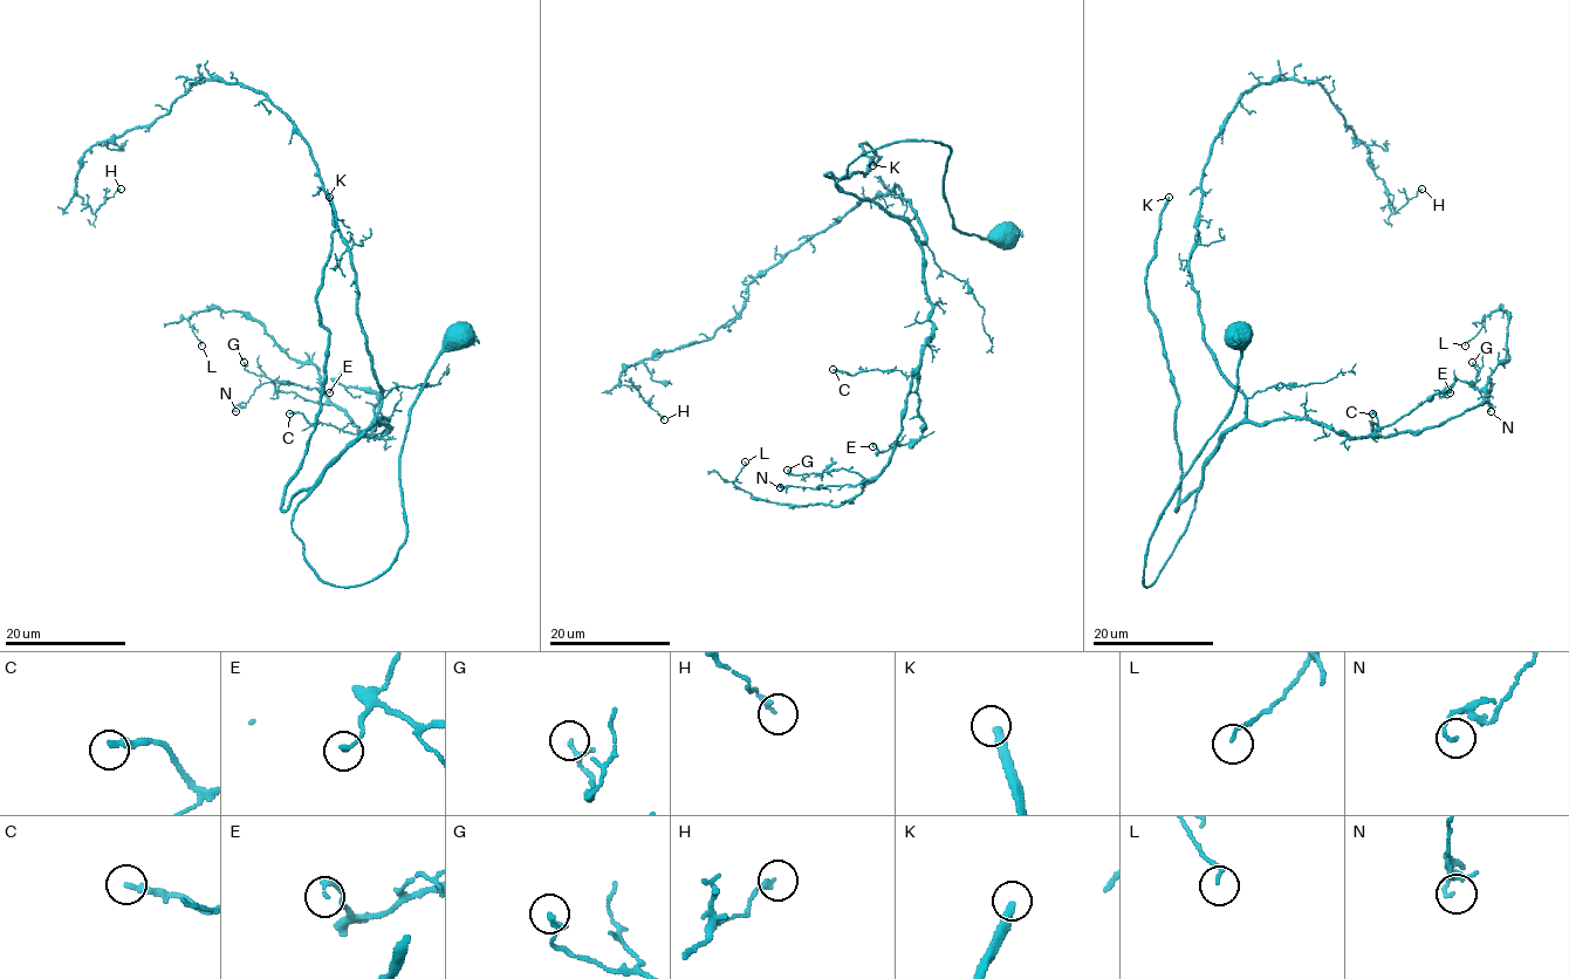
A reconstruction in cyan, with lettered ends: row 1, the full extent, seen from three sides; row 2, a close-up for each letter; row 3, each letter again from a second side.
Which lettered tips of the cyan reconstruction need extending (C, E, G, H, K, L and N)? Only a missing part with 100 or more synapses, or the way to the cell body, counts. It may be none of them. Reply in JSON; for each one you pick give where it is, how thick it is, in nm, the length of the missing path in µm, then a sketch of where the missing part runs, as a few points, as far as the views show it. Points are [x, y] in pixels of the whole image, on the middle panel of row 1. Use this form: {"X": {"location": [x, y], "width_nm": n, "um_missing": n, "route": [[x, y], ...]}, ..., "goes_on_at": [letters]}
{"K": {"location": [872, 165], "width_nm": 320, "um_missing": 140}, "goes_on_at": ["K"]}

